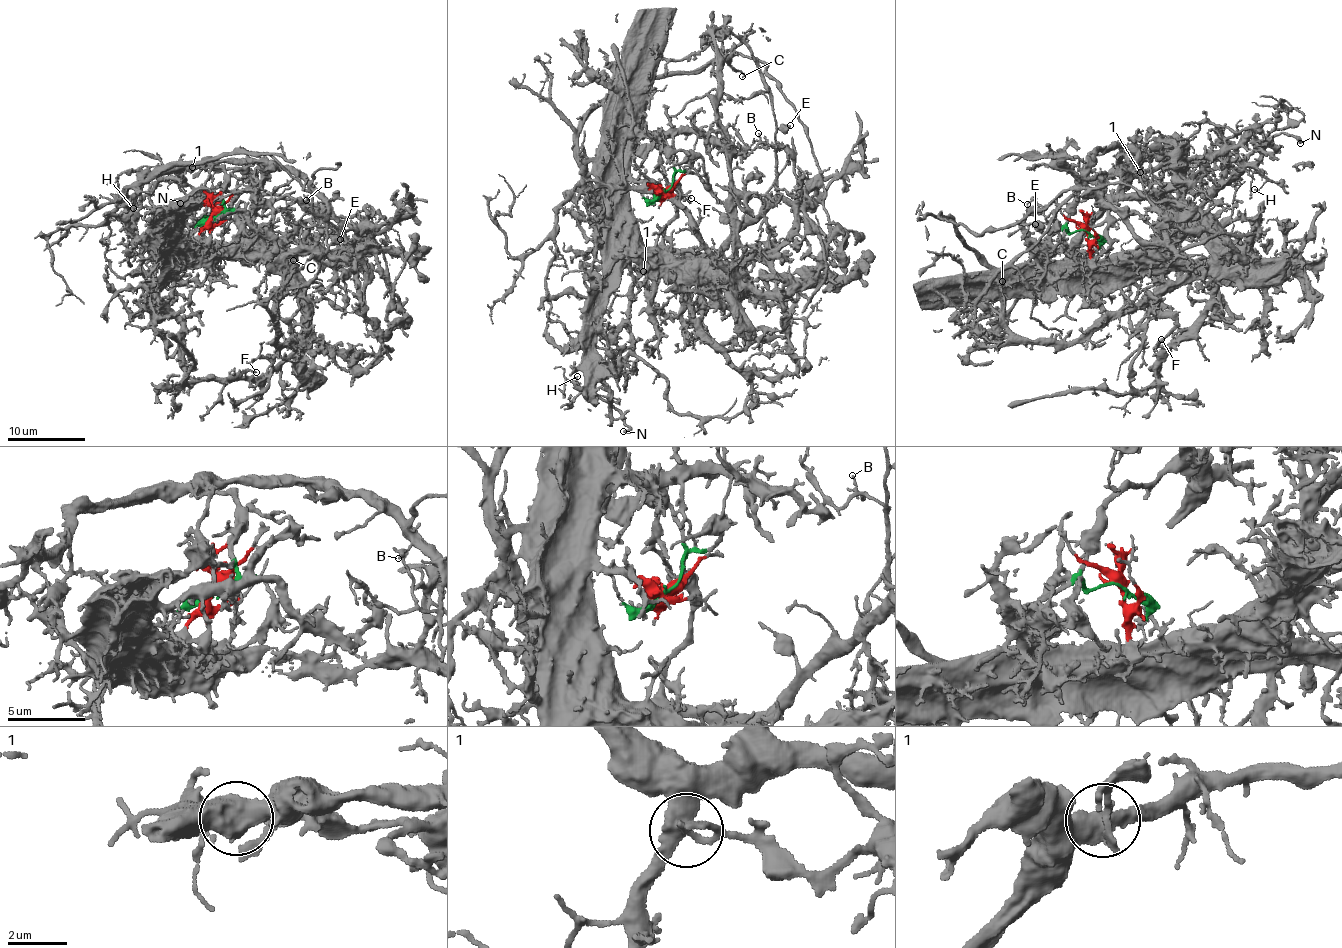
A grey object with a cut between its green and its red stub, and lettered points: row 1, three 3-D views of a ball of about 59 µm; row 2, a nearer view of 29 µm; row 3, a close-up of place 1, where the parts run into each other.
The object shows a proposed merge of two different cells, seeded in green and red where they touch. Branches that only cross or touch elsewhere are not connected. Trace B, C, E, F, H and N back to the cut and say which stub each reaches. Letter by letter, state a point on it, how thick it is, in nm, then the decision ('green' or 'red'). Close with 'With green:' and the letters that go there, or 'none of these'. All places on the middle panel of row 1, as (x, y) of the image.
B: (758, 133) | 80 nm | green
C: (742, 76) | 150 nm | red
E: (790, 125) | 400 nm | green
F: (691, 198) | 150 nm | red
H: (577, 376) | 100 nm | green
N: (623, 431) | 360 nm | green
With green: B, E, H, N

